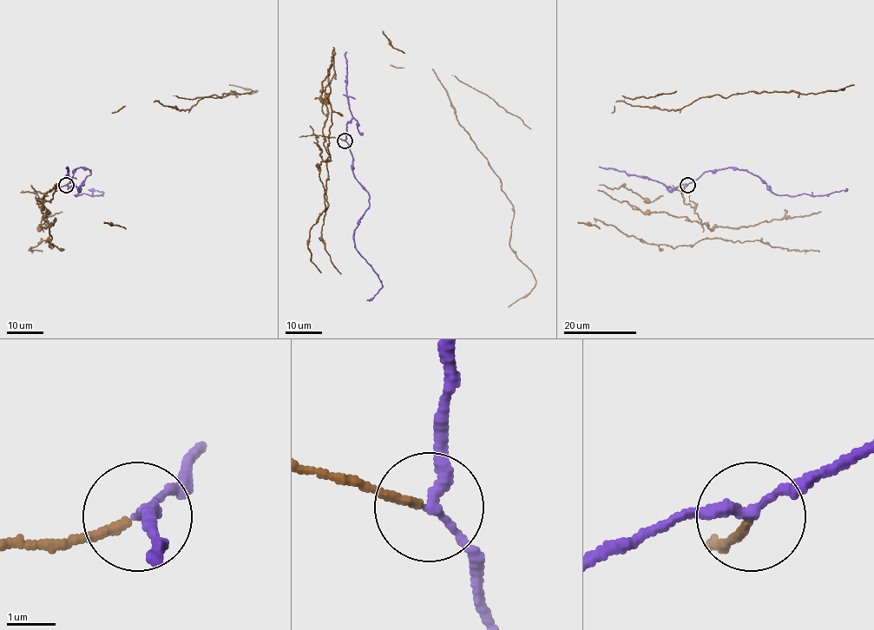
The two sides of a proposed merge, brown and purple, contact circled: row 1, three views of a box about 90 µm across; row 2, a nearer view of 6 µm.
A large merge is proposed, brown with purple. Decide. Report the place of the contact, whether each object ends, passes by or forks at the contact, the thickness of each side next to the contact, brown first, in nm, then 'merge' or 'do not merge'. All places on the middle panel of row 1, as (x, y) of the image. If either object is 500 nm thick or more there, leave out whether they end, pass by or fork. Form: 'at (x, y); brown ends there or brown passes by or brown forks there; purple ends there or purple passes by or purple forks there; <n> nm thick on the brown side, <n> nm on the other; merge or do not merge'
at (344, 141); brown ends there; purple passes by; 170 nm thick on the brown side, 200 nm on the other; do not merge

